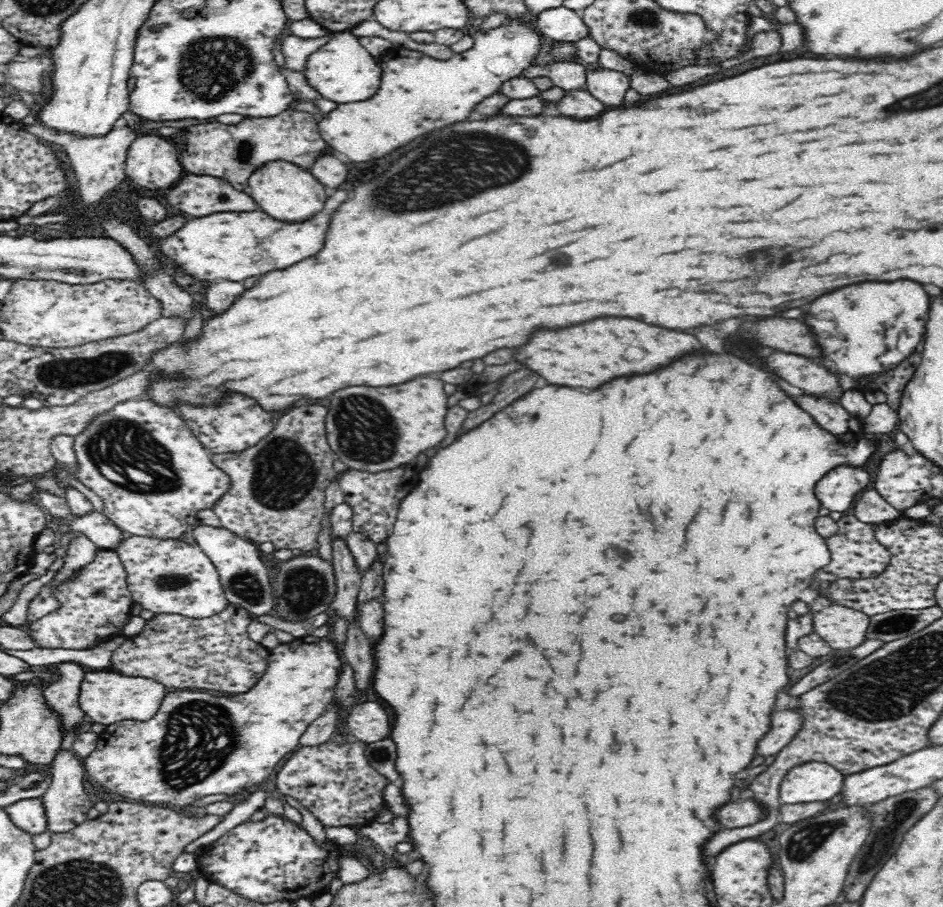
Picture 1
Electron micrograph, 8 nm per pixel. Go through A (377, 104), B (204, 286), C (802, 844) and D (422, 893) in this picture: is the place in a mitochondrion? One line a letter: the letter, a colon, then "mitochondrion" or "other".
A: other
B: other
C: mitochondrion
D: other

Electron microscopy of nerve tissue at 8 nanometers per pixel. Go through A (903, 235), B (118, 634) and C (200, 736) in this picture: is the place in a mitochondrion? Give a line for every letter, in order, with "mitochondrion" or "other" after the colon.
A: mitochondrion
B: other
C: mitochondrion

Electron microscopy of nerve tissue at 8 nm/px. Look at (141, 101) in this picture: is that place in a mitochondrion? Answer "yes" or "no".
no

